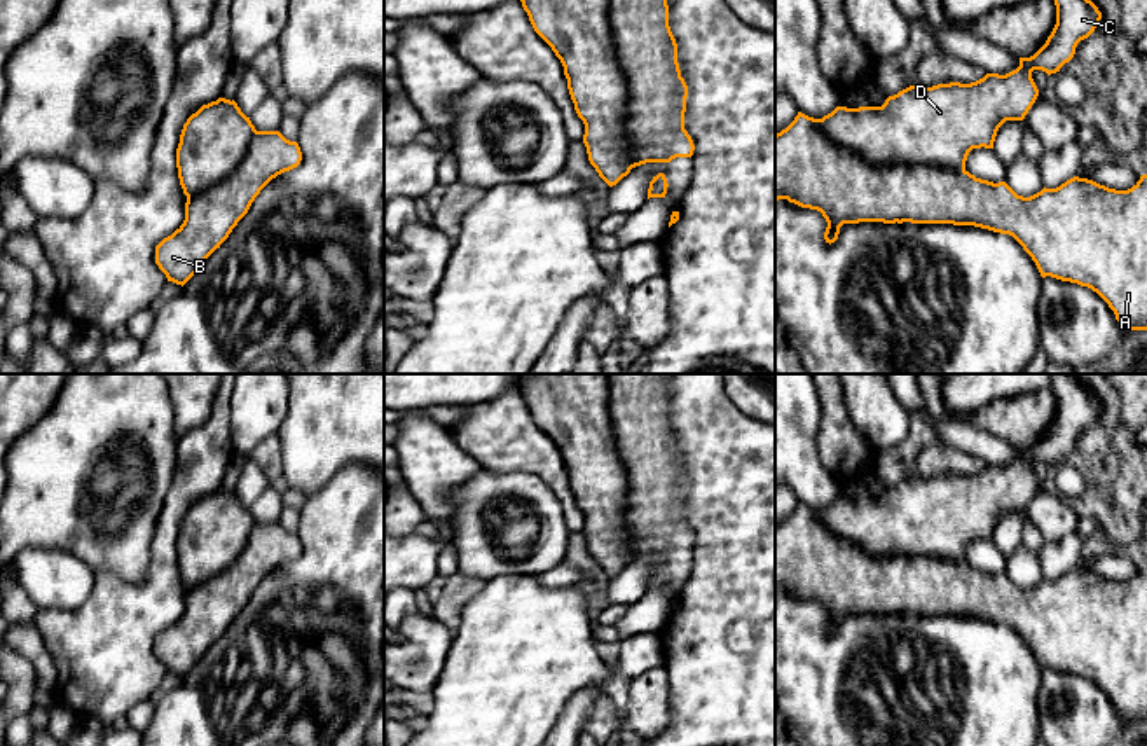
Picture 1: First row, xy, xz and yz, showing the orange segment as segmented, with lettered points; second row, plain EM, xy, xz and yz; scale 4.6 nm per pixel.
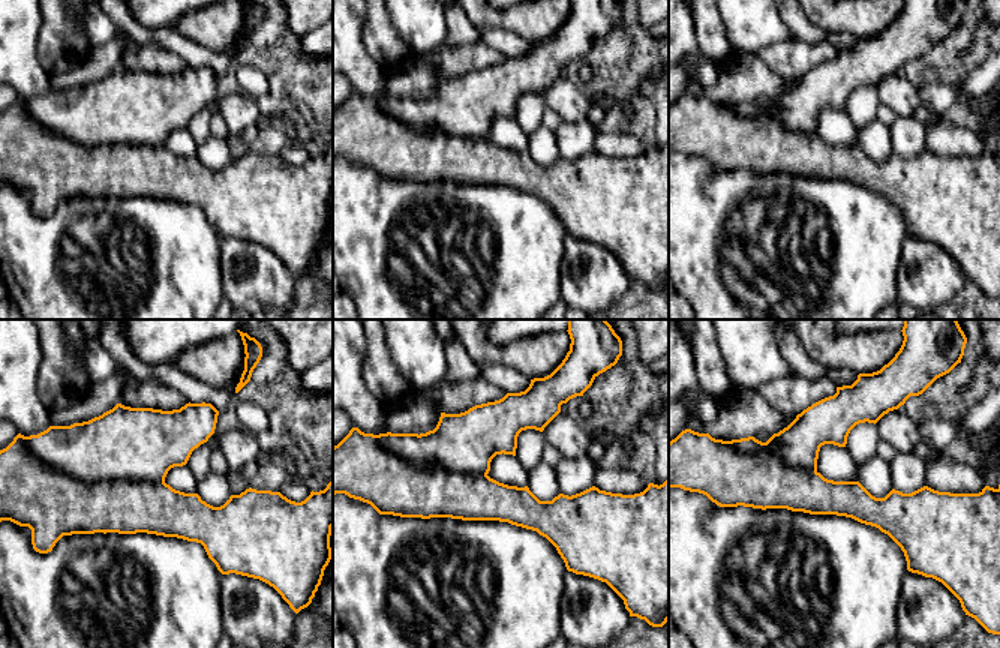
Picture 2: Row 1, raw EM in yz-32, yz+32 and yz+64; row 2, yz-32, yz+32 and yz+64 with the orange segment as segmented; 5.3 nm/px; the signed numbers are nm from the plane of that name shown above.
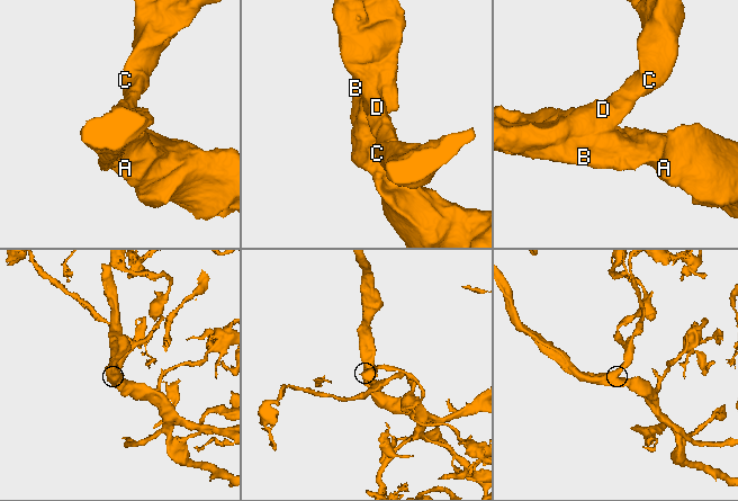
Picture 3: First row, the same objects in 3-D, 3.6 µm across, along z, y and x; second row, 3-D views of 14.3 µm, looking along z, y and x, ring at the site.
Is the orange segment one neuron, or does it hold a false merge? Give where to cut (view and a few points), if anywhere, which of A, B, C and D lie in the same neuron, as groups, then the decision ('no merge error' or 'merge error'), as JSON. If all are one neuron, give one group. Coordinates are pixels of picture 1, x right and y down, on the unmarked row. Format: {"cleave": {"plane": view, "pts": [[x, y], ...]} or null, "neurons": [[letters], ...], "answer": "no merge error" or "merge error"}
{"cleave": null, "neurons": [["A", "B", "C", "D"]], "answer": "no merge error"}

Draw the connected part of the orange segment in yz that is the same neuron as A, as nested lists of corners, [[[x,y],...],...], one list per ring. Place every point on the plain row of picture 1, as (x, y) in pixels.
[[[1053,374],[1051,390],[1056,397],[1056,416],[1046,435],[1006,466],[986,465],[983,470],[932,479],[910,477],[889,487],[882,498],[836,498],[822,510],[801,503],[775,526],[775,592],[787,591],[801,599],[817,601],[828,613],[824,631],[834,634],[843,615],[953,615],[974,617],[1013,627],[1032,648],[1042,669],[1077,674],[1096,683],[1114,702],[1124,722],[1147,722],[1147,566],[1128,582],[1116,582],[1088,570],[1074,568],[1056,580],[1023,589],[1006,573],[976,570],[965,561],[972,540],[993,540],[999,519],[1006,512],[1023,512],[1039,487],[1034,461],[1047,466],[1068,454],[1081,432],[1088,430],[1102,411],[1098,398],[1072,374]]]

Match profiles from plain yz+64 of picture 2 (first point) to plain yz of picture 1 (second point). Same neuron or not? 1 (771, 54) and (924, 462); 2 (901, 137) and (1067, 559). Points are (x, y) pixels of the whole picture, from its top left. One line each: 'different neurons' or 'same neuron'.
1: same neuron
2: same neuron

